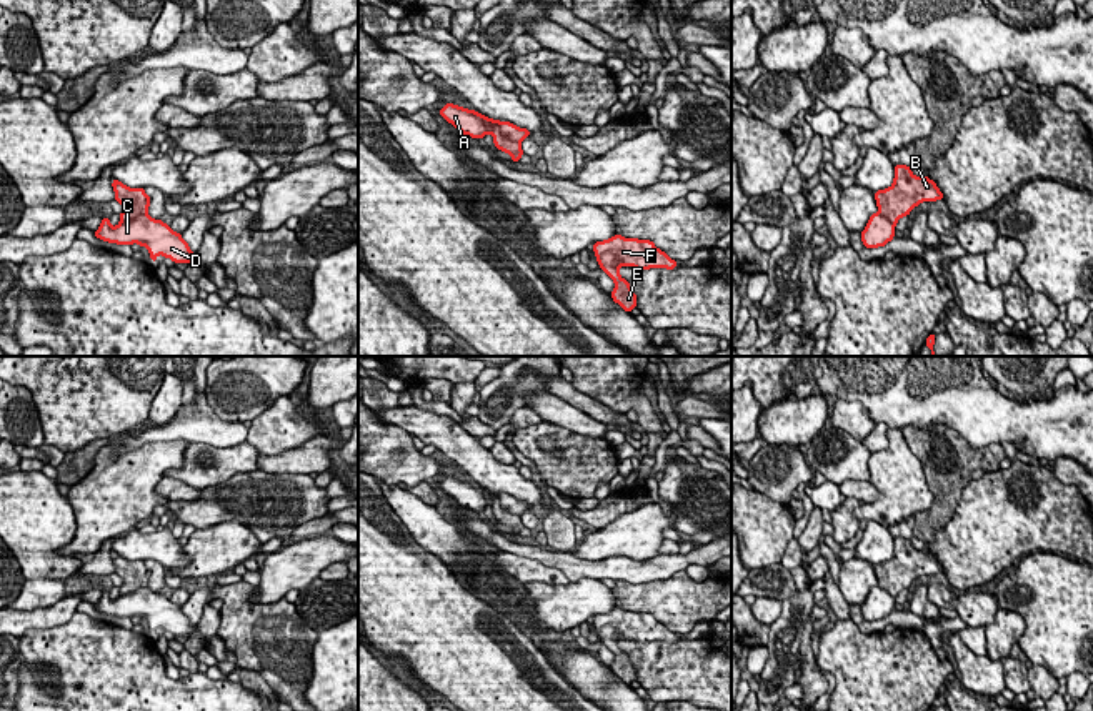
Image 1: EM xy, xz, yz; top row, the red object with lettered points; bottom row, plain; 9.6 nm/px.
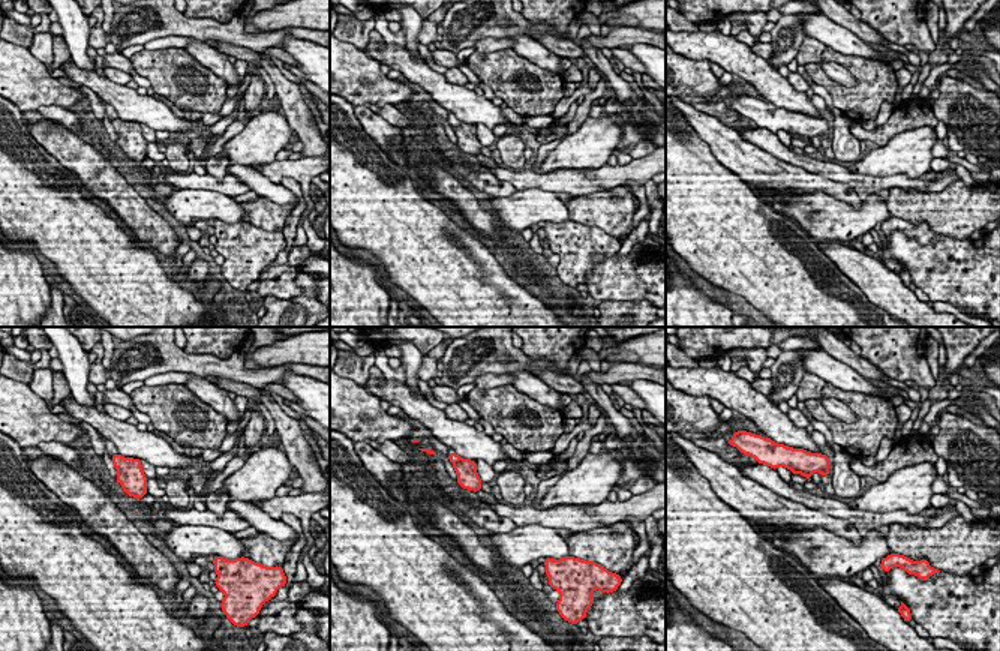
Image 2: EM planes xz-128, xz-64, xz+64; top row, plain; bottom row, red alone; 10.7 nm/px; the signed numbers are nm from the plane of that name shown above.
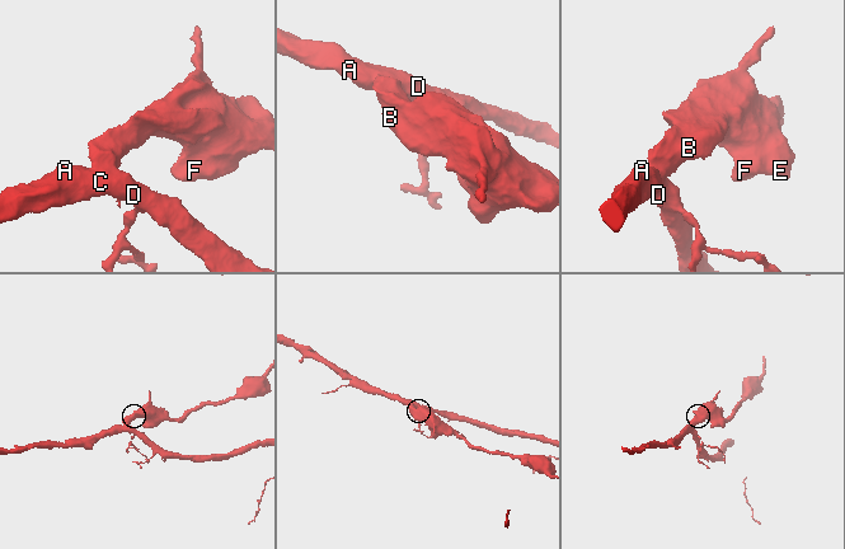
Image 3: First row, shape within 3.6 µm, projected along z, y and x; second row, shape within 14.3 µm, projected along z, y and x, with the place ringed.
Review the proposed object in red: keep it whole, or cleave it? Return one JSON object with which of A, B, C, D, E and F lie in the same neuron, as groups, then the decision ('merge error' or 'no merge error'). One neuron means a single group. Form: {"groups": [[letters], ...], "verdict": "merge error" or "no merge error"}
{"groups": [["A", "C", "D"], ["B", "E", "F"]], "verdict": "merge error"}

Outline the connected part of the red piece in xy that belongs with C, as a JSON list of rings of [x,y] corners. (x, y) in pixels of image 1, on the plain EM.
[[[140,588],[128,594],[120,594],[117,599],[110,598],[110,591],[102,591],[102,598],[93,608],[103,614],[117,618],[133,618],[147,619],[152,636],[155,636],[158,628],[170,631],[175,636],[190,638],[197,626],[193,626],[188,616],[177,606],[170,598],[162,593],[155,593],[150,588]]]

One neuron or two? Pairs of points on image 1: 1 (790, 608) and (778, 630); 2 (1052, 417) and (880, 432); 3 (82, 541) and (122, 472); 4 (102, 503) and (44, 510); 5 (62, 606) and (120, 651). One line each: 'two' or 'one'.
1: one
2: two
3: one
4: two
5: two

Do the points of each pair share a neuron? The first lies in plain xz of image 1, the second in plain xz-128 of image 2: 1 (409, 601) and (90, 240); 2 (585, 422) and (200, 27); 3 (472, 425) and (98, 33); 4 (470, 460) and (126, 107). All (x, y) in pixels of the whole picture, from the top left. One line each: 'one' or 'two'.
1: one
2: two
3: two
4: one

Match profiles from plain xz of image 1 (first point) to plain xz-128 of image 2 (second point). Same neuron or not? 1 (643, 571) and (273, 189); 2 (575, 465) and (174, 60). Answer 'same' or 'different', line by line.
1: different
2: same

